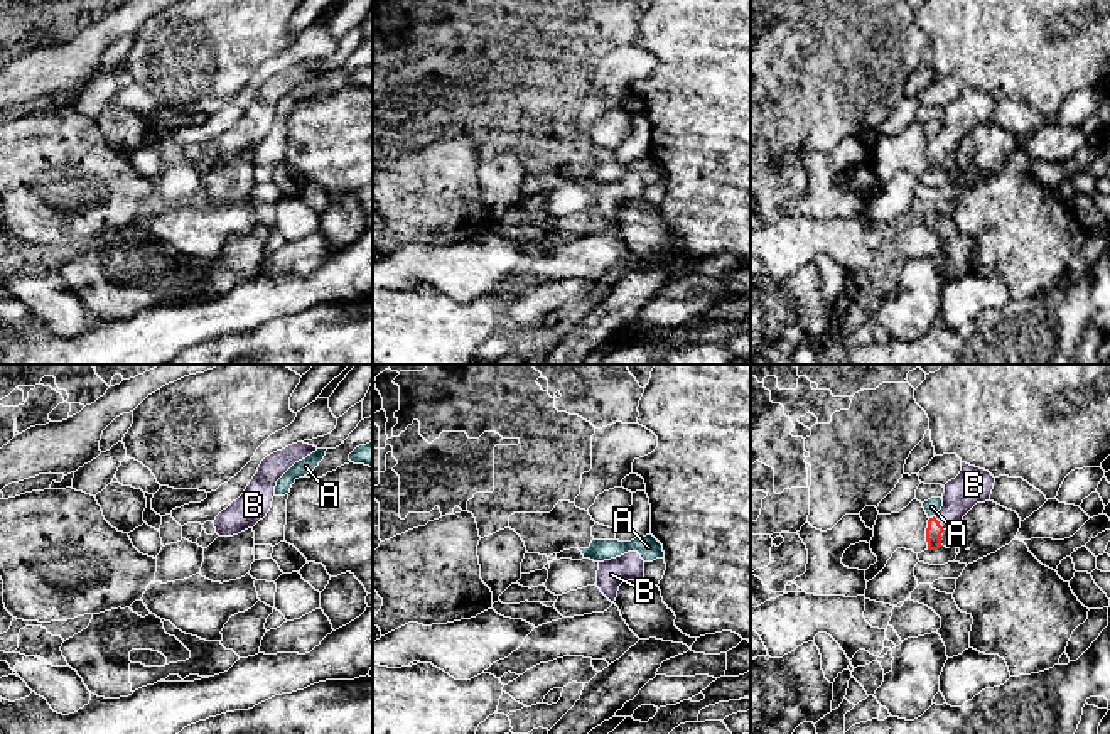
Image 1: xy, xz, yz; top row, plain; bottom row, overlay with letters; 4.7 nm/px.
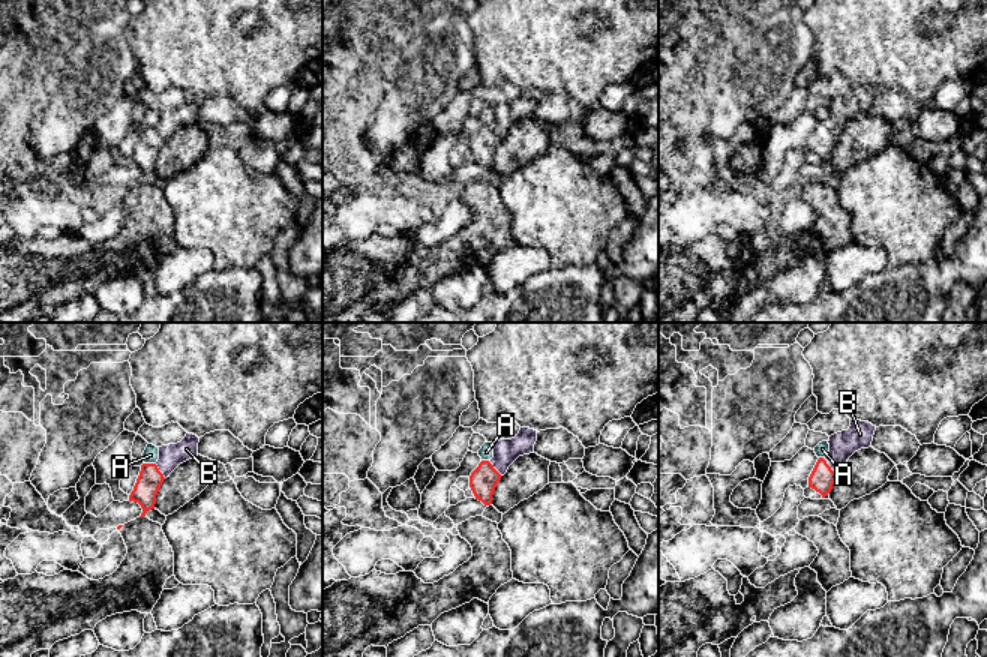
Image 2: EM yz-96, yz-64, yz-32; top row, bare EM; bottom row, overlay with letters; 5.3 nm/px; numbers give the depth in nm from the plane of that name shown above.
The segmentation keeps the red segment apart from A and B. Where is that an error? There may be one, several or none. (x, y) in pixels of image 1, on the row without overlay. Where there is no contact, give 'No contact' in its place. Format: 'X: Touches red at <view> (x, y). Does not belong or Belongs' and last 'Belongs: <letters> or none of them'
A: Touches red at yz (933, 139). Does not belong
B: Touches red at yz (938, 145). Belongs
Belongs: B

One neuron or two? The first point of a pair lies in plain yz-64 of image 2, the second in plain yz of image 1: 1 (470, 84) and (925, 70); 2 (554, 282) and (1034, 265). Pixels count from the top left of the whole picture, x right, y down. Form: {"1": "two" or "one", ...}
{"1": "one", "2": "two"}

